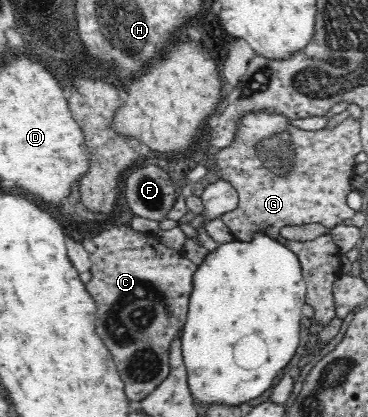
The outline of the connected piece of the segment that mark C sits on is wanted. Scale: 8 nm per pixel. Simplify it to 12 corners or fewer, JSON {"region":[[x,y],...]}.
{"region":[[156,234],[78,242],[125,395],[169,376],[198,265]]}

